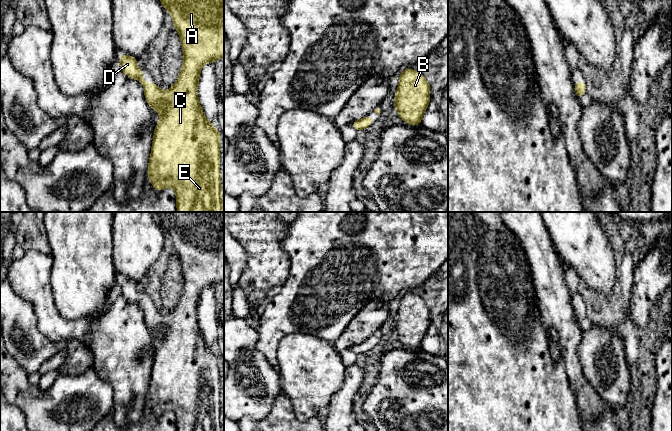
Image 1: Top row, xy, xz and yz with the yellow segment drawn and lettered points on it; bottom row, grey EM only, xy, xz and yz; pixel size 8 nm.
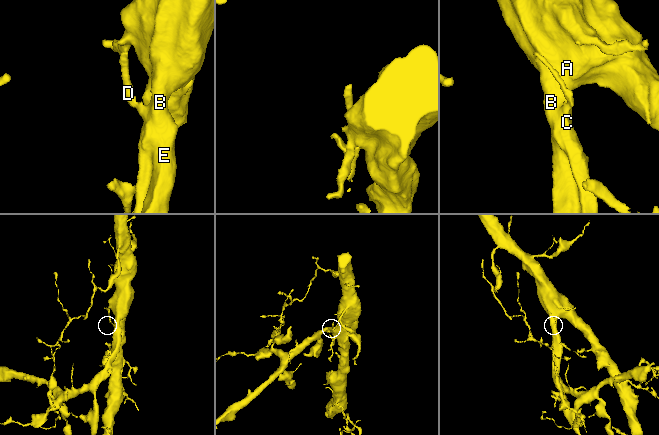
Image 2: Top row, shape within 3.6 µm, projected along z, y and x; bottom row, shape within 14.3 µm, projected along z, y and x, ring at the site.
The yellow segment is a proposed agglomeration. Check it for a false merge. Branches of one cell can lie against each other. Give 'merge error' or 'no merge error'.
no merge error

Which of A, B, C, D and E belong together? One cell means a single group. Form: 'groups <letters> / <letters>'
groups A B C D E

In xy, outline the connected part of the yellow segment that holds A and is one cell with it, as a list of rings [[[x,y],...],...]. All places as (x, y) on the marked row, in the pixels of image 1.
[[[159,0],[172,15],[174,28],[179,33],[183,64],[177,82],[168,91],[162,91],[156,83],[143,80],[143,72],[137,66],[137,59],[123,54],[119,56],[121,71],[129,78],[137,79],[144,88],[145,98],[160,114],[154,131],[152,150],[148,164],[148,177],[157,192],[165,187],[176,191],[177,212],[224,212],[220,176],[220,132],[215,130],[215,122],[208,122],[198,101],[198,80],[204,64],[216,62],[224,57],[224,0]]]

